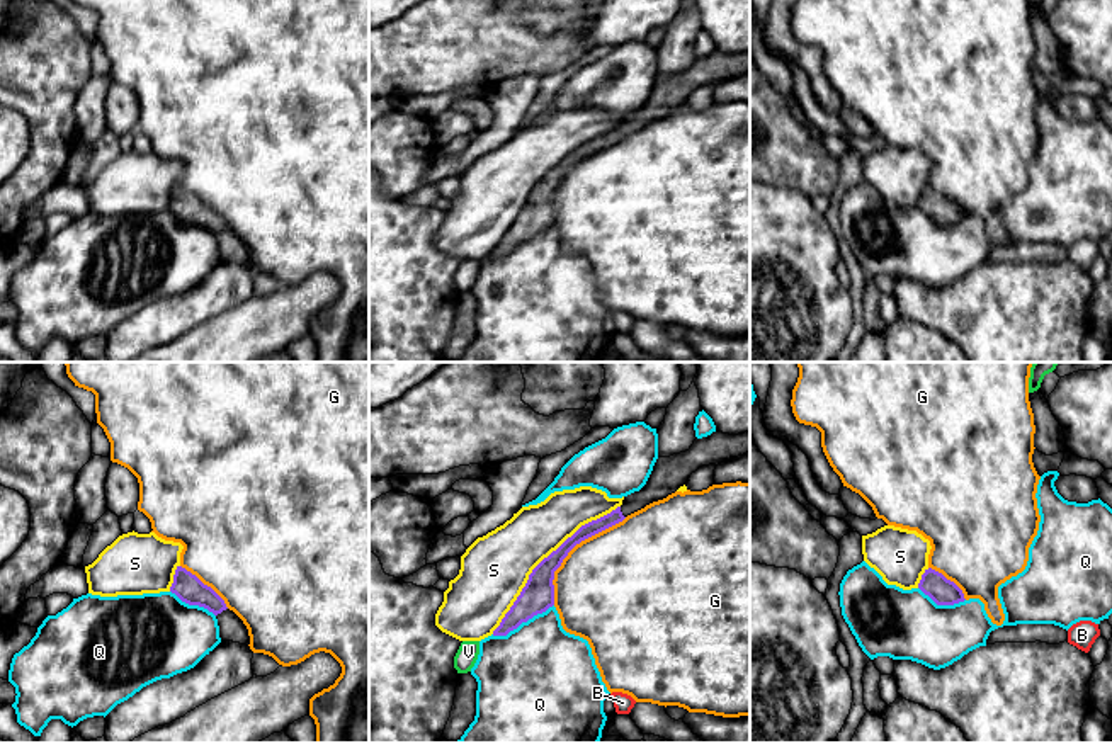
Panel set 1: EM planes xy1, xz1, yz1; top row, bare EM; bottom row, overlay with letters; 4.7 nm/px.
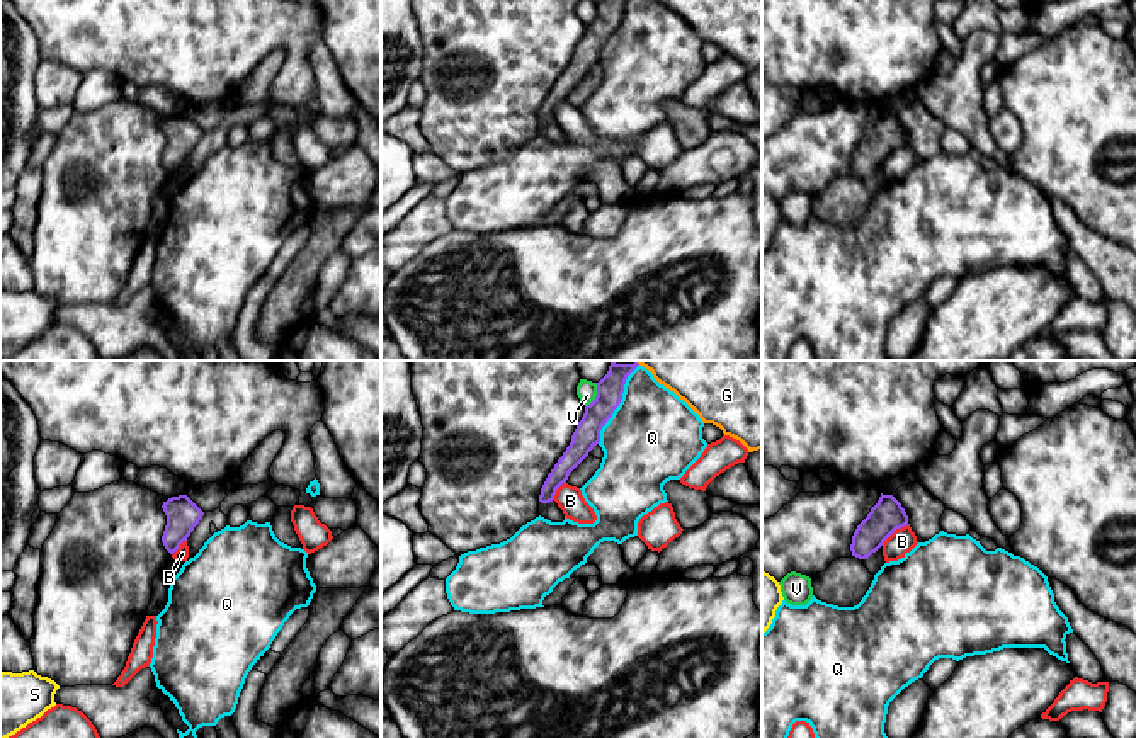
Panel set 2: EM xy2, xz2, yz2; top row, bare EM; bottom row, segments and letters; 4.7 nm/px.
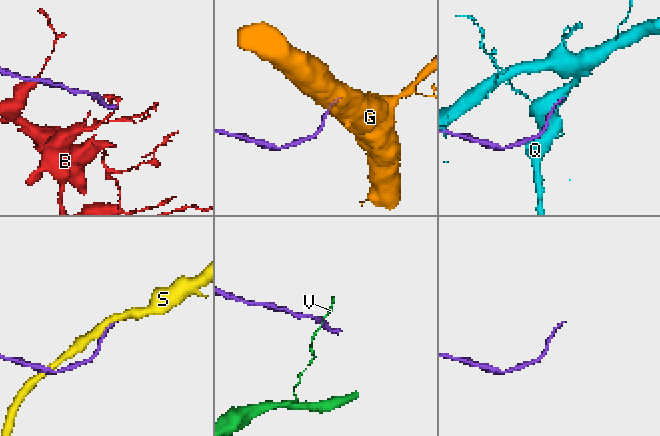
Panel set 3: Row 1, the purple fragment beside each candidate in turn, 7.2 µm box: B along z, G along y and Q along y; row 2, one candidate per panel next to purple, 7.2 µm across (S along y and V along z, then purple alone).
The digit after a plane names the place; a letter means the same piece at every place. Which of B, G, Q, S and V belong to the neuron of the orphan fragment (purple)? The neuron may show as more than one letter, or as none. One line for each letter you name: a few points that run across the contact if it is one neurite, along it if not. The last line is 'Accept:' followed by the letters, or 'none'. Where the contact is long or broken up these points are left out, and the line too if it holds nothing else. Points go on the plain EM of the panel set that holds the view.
Accept: none

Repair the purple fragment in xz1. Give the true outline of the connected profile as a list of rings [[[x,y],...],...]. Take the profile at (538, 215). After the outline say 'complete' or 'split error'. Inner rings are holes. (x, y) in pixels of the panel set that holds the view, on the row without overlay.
[[[716,49],[707,56],[695,58],[685,71],[658,77],[646,104],[639,111],[624,116],[622,124],[610,133],[582,145],[532,189],[525,206],[493,250],[493,255],[507,255],[522,241],[554,224],[554,190],[576,163],[622,141],[646,124],[675,112],[699,87],[718,85],[746,71],[750,71],[750,51],[729,54]]]; split error

